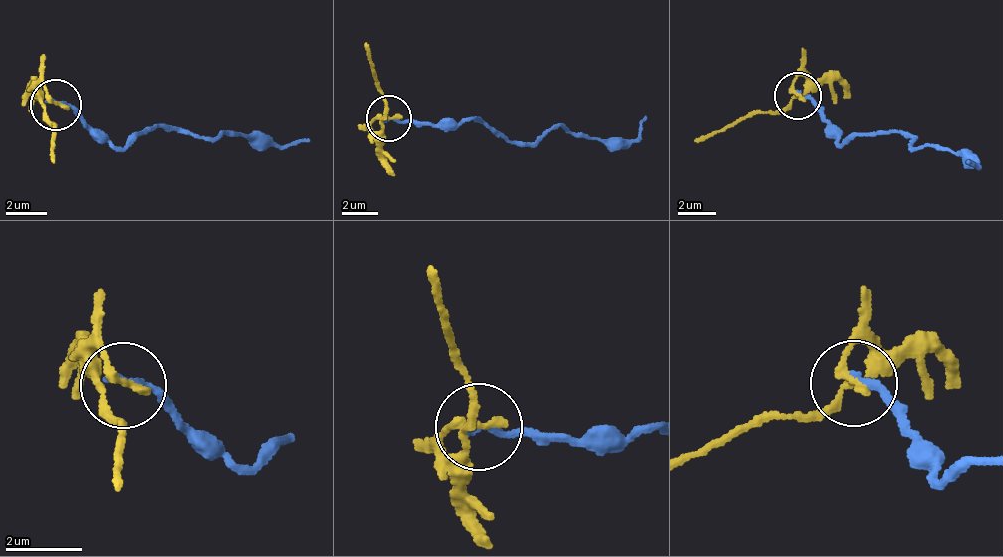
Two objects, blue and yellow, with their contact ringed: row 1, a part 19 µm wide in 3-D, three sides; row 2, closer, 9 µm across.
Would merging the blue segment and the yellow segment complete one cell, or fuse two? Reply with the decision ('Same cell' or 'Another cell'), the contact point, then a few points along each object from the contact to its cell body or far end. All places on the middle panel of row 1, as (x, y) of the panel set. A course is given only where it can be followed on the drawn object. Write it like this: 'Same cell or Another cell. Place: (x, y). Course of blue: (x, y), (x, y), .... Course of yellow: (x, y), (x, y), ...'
Another cell. Place: (388, 118). Course of blue: (386, 117), (442, 125), (467, 117), (524, 144), (559, 125), (597, 137), (635, 140), (645, 116). Course of yellow: (388, 117), (381, 118), (384, 110), (366, 41)

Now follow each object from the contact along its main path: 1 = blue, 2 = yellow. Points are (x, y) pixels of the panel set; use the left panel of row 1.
1: (55, 101), (73, 104), (118, 148), (170, 126), (215, 136), (248, 133), (279, 146), (310, 137)
2: (55, 106), (47, 106), (48, 122), (56, 125), (55, 160)

